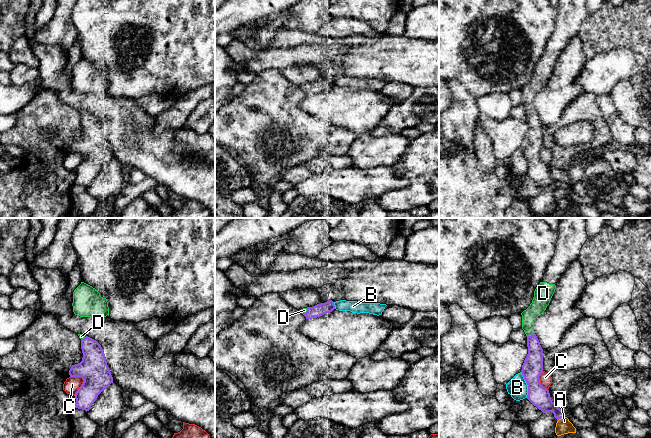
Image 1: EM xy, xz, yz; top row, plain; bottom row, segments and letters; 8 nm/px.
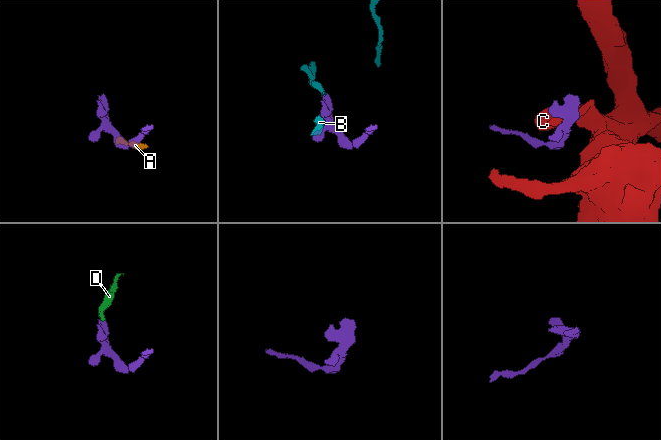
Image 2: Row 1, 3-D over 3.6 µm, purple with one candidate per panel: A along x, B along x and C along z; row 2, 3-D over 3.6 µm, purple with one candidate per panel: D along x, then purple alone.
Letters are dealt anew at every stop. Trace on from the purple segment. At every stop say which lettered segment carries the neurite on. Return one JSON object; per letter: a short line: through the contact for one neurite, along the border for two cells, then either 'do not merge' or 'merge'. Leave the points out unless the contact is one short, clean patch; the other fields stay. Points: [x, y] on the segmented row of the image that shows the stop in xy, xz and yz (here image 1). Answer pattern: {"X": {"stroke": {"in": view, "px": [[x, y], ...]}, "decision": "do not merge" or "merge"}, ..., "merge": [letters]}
{"A": {"stroke": {"in": "yz", "px": [[563, 416], [557, 421]]}, "decision": "do not merge"}, "B": {"decision": "do not merge"}, "C": {"stroke": {"in": "xy", "px": [[81, 376], [83, 380], [82, 385], [74, 395]]}, "decision": "do not merge"}, "D": {"stroke": {"in": "yz", "px": [[533, 364], [531, 335], [529, 315], [538, 306]]}, "decision": "merge"}, "merge": ["D"]}

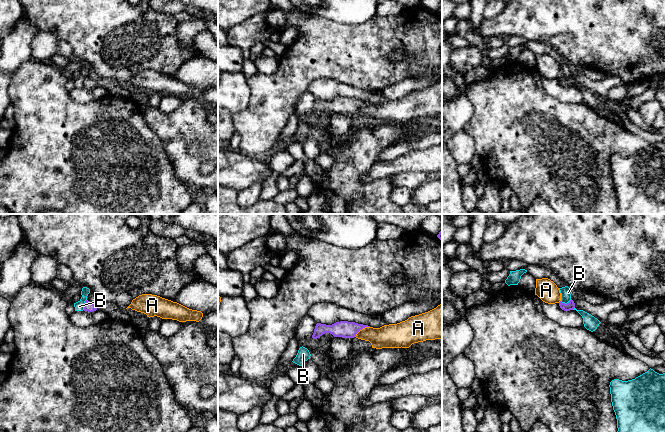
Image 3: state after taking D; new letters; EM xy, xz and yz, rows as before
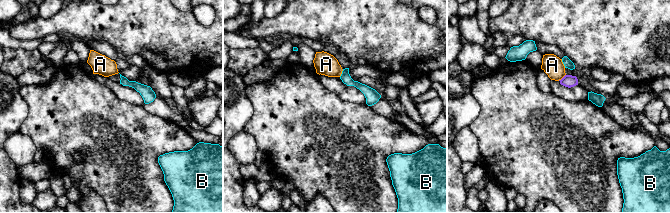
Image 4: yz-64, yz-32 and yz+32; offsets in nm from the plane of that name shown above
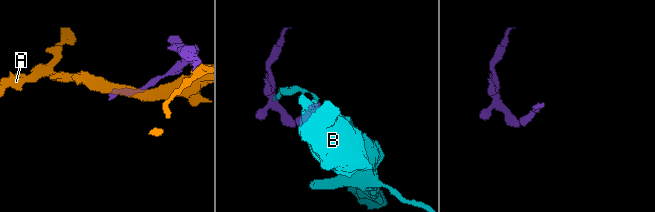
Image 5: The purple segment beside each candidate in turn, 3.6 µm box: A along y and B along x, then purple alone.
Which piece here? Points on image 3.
{"A": {"decision": "do not merge"}, "B": {"stroke": {"in": "yz", "px": [[571, 299], [566, 303], [560, 301]]}, "decision": "do not merge"}, "merge": []}

